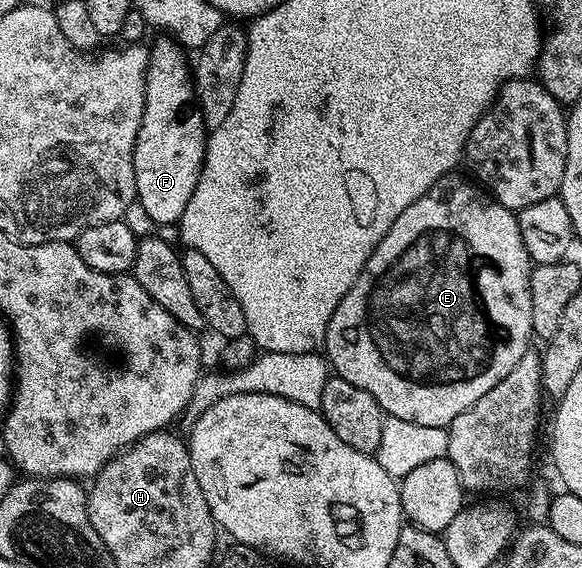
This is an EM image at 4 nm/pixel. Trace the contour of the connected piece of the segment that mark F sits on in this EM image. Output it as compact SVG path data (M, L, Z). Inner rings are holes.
M162 35L155 45L151 44L149 46L150 58L148 59L148 67L146 68L146 98L144 99L144 115L142 116L142 129L136 135L136 147L134 148L134 174L136 175L136 200L138 201L141 207L144 207L144 211L146 212L146 221L152 223L155 221L155 226L161 227L166 225L175 225L177 226L178 222L182 220L182 216L184 215L184 207L188 207L188 199L192 199L192 195L196 191L196 183L200 179L200 175L202 174L202 164L206 162L206 143L208 140L208 130L206 125L202 121L202 112L198 110L198 97L194 94L194 75L192 72L191 62L186 61L186 56L188 56L187 50L183 48L183 46L179 45L177 41L171 39L169 36Z

